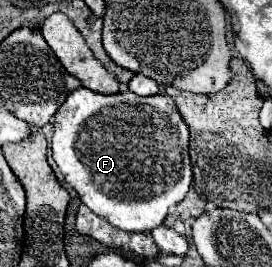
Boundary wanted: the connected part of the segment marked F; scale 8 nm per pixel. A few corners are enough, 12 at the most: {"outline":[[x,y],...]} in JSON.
{"outline":[[81,86],[53,160],[81,202],[149,232],[185,198],[189,130],[167,94]]}

